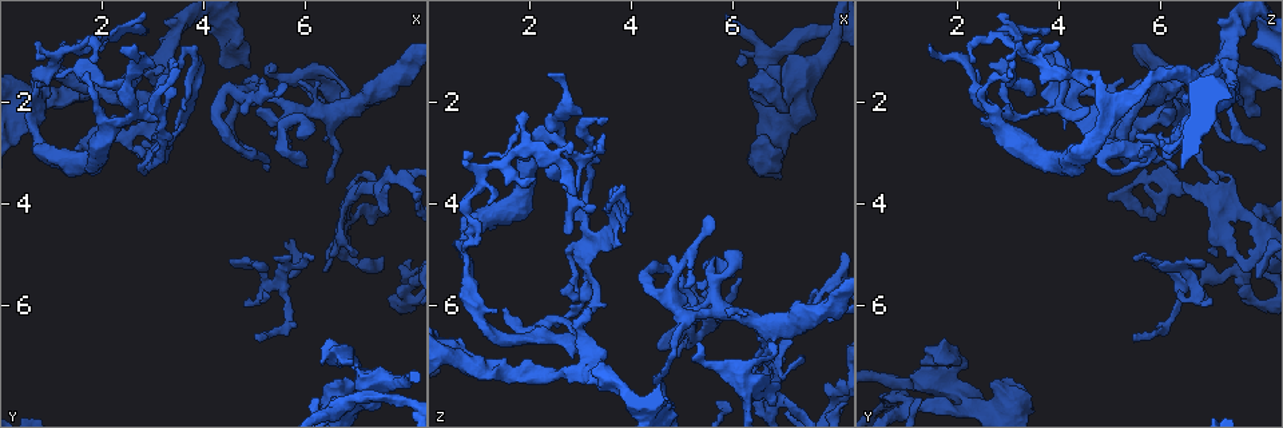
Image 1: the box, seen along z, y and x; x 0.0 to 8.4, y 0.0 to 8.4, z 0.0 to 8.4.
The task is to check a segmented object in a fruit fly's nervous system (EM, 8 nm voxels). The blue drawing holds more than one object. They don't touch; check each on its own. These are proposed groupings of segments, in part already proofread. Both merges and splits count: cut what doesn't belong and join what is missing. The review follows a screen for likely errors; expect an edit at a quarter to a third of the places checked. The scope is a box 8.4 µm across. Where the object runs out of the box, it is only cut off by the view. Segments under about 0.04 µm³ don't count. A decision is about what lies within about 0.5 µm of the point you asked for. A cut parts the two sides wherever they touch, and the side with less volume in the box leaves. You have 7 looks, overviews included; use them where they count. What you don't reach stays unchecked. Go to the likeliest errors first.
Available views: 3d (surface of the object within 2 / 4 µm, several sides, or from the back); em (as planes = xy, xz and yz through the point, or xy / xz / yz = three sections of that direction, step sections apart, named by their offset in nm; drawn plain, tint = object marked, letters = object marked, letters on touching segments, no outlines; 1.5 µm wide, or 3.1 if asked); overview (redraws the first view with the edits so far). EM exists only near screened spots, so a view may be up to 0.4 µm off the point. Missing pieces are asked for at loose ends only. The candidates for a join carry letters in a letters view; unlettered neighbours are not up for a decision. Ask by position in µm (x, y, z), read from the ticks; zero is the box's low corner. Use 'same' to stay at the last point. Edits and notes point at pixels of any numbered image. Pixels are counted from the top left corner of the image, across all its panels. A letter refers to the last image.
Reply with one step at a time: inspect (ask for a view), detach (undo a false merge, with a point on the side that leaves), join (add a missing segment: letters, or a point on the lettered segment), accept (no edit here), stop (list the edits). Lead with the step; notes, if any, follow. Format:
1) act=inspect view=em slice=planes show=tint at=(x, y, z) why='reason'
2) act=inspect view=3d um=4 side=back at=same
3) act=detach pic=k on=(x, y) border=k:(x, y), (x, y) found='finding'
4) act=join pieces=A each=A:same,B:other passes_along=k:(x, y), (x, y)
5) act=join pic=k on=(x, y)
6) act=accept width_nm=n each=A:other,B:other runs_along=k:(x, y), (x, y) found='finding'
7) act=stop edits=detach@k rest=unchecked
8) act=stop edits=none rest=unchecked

act=inspect view=3d um=2 at=(5.85, 1.55, 6.05) why='free end'

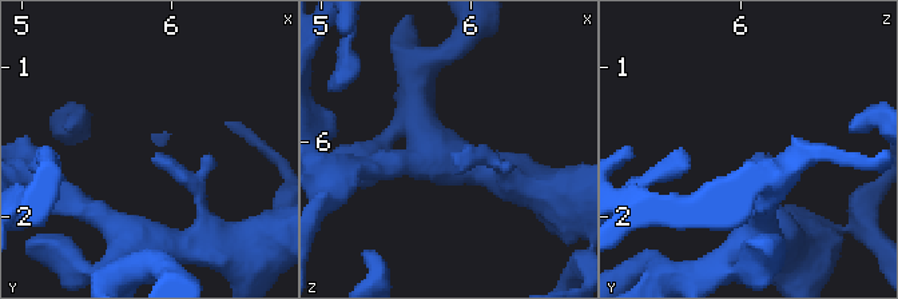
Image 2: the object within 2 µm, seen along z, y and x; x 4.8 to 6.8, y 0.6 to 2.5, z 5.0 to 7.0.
act=inspect view=em slice=planes show=plain at=(5.88, 1.60, 6.08) why='need the tissue'

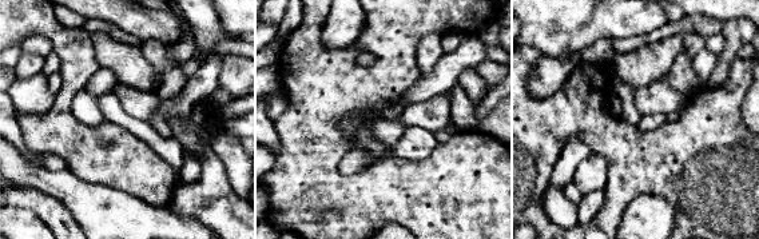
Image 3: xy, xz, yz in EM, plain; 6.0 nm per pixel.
act=inspect view=em slice=planes show=letters at=same why='what lies round it'

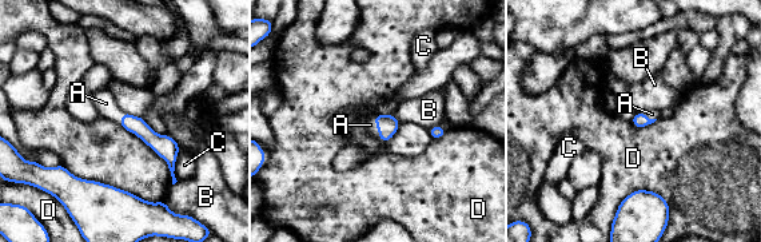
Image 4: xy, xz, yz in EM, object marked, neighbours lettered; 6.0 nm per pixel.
act=join pieces=A longest_contact=D:650nm each=A:same,B:other,C:other,D:other passes_along=4:(386, 125), (377, 127), (370, 125) found='the neuron continues'

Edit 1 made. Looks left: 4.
act=inspect view=overview

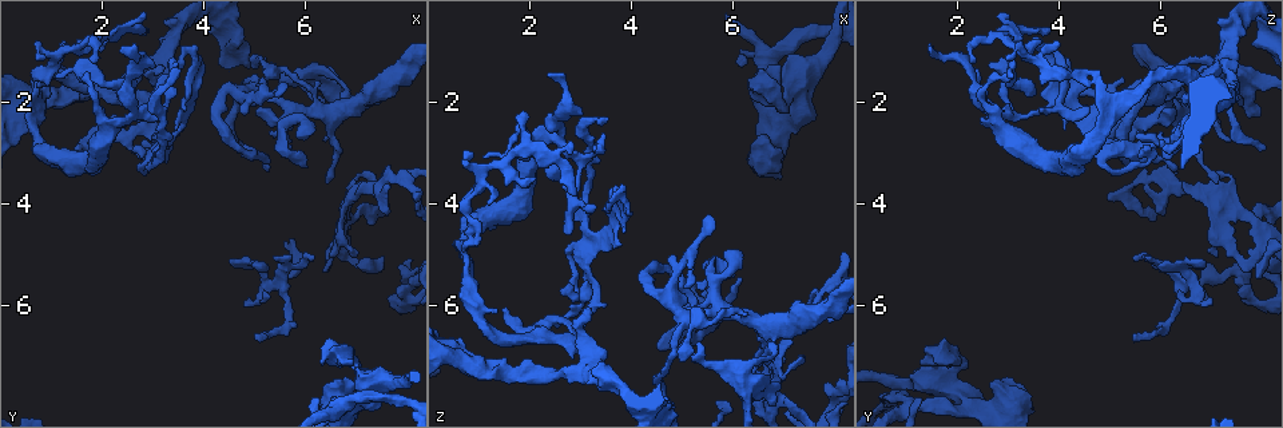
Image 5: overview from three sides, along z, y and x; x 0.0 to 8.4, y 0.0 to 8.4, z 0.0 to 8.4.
act=inspect view=em slice=planes show=plain at=(6.90, 7.10, 2.15)

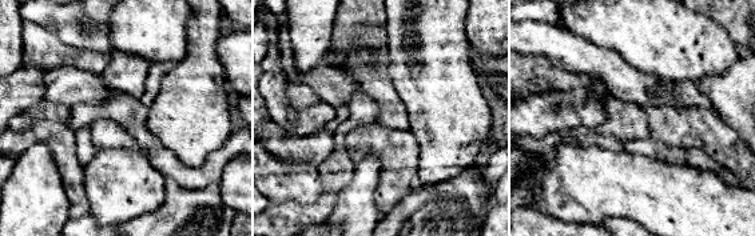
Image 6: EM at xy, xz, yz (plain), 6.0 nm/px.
act=inspect view=em slice=planes show=letters at=same

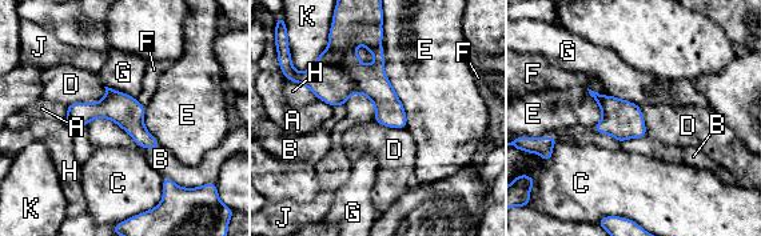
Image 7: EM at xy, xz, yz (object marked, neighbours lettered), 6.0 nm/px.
act=accept each=A:other,B:other,C:other,D:other,E:other,F:other,G:other,H:other,J:other,K:other runs_along=7:(70, 110), (116, 110), (154, 144) found='no lettered segment goes on from it'

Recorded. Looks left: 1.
act=inspect view=em slice=xz step=4 show=letters at=(2.35, 0.95, 1.45) why='branch stops here'

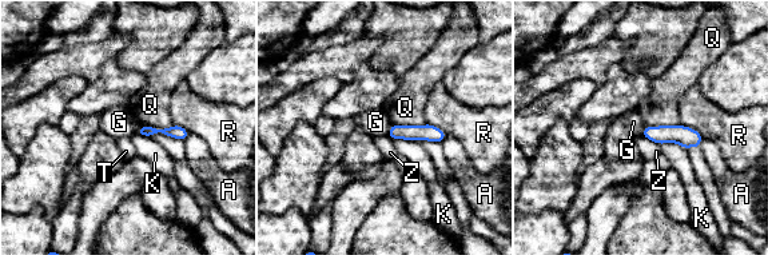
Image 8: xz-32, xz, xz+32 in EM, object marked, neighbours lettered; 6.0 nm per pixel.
act=accept each=A:other,G:other,K:other,Q:other,R:other,T:other,Z:other border=8:(392, 124), (386, 135) found='none of them fits'

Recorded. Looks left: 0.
act=stop edits=join@4 rest=unchecked

